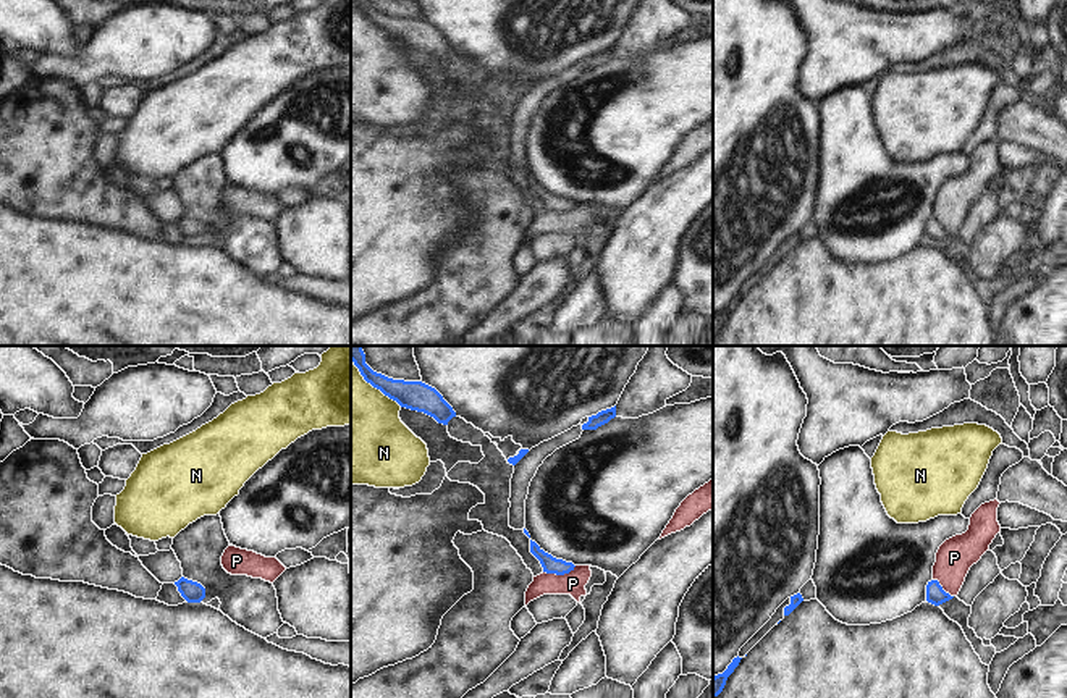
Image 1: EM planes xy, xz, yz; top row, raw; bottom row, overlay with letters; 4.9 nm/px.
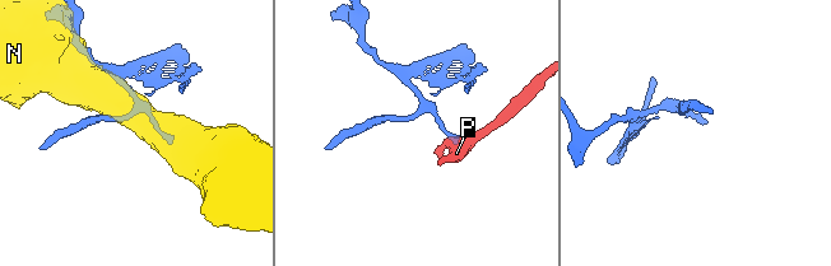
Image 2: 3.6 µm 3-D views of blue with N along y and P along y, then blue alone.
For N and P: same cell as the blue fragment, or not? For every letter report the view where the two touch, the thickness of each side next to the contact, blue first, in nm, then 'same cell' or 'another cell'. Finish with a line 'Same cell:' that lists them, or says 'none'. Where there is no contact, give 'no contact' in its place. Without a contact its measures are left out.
N: contact in xz; calibres 140 and 480 nm; another cell
P: contact in xz; calibres 90 and 120 nm; another cell
Same cell: none

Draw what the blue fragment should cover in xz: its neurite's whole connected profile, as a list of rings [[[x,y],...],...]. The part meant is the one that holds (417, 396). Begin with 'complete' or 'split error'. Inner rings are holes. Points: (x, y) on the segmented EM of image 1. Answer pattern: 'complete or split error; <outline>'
complete; [[[351,346],[351,360],[359,368],[367,383],[380,389],[390,399],[396,401],[401,407],[424,412],[443,425],[448,425],[448,422],[456,417],[453,407],[435,388],[422,381],[393,380],[373,372],[365,364],[362,346]]]

